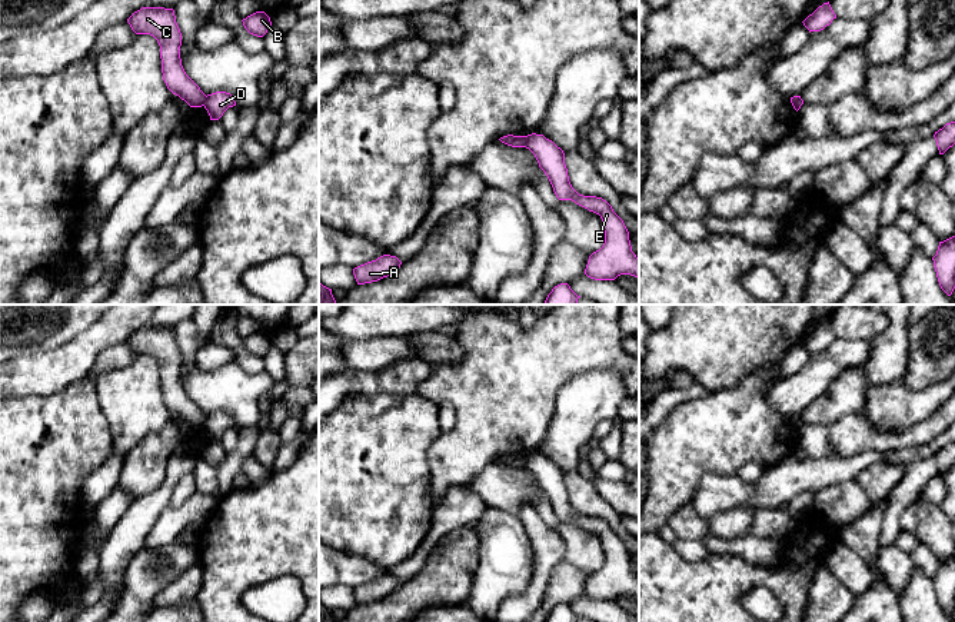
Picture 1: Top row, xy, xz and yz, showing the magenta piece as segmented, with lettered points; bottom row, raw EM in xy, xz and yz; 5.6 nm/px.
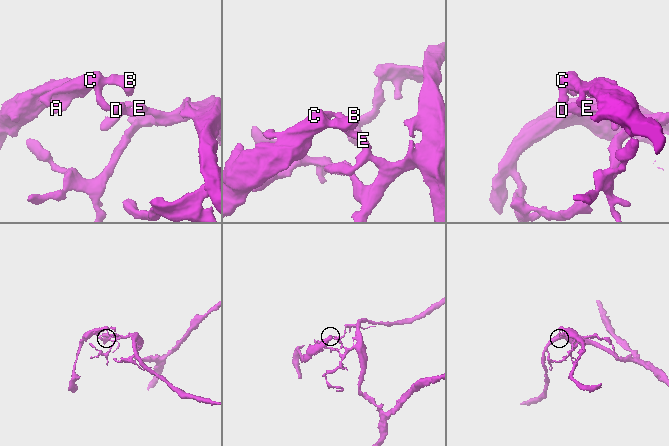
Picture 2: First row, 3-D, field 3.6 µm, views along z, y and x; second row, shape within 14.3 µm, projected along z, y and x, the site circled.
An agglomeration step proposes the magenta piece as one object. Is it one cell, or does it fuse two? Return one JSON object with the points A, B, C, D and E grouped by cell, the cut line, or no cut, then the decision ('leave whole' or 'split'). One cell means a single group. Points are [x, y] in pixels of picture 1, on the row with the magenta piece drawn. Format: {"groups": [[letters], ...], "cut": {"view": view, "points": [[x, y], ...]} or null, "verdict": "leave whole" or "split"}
{"groups": [["A", "B", "C"], ["D", "E"]], "cut": {"view": "xz", "points": [[525, 136], [526, 146]]}, "verdict": "split"}

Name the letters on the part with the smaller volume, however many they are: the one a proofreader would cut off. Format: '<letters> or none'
A, B, C

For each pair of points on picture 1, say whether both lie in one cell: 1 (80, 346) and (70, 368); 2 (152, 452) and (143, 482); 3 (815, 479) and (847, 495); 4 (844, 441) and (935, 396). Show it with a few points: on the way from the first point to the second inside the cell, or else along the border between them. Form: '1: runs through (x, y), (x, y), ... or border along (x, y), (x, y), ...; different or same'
1: runs through (80, 352), (72, 362); same
2: runs through (149, 459), (143, 475); same
3: border along (854, 476), (824, 486), (815, 494); different
4: border along (861, 412), (881, 431), (902, 431), (907, 428); different

